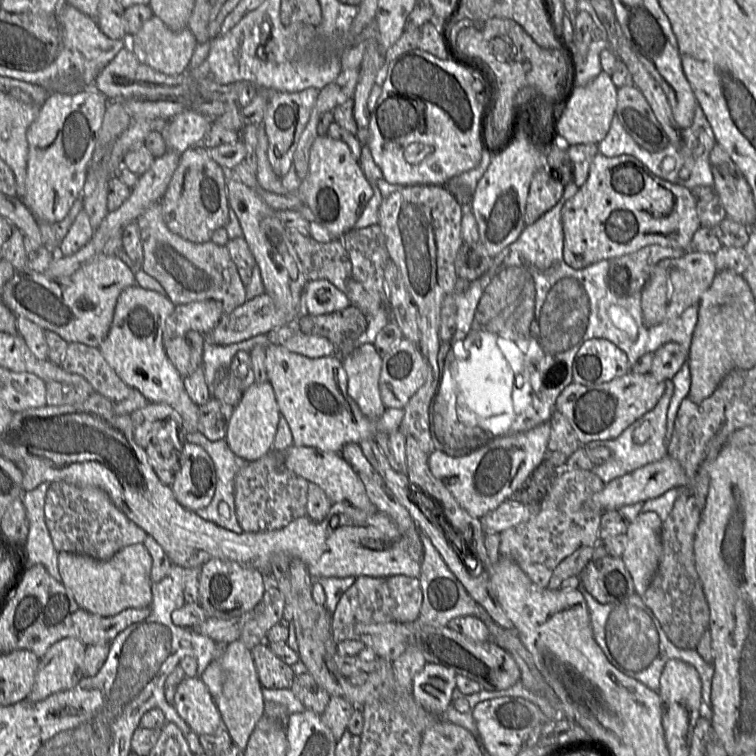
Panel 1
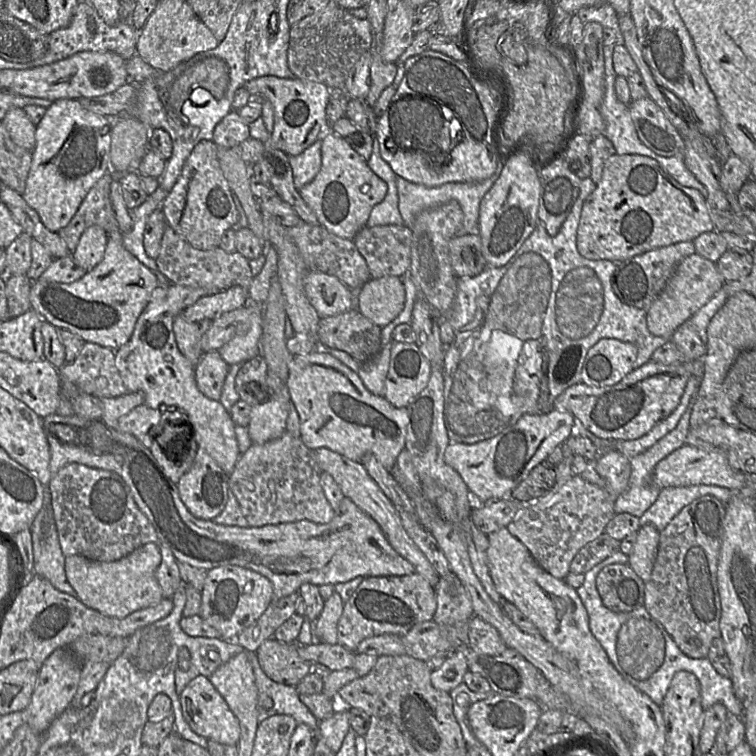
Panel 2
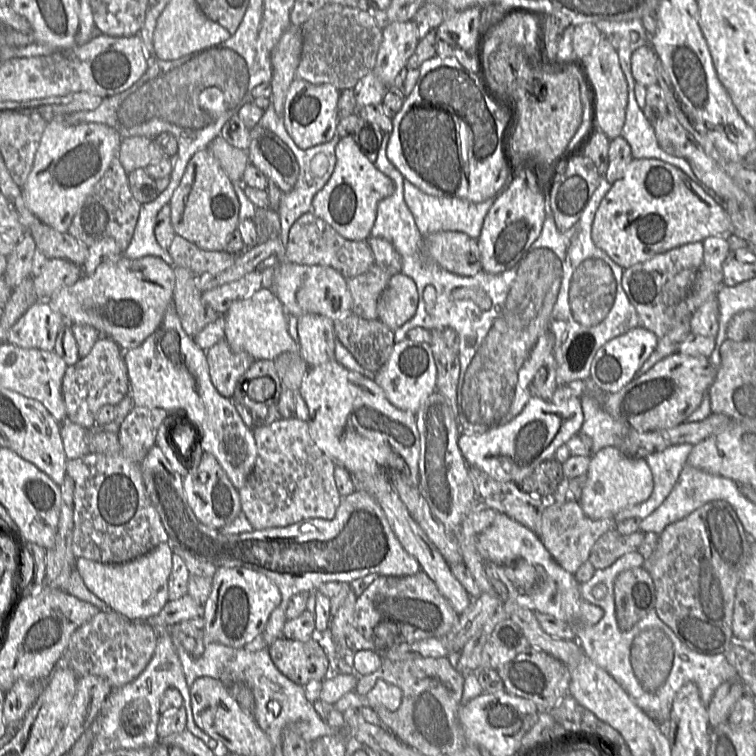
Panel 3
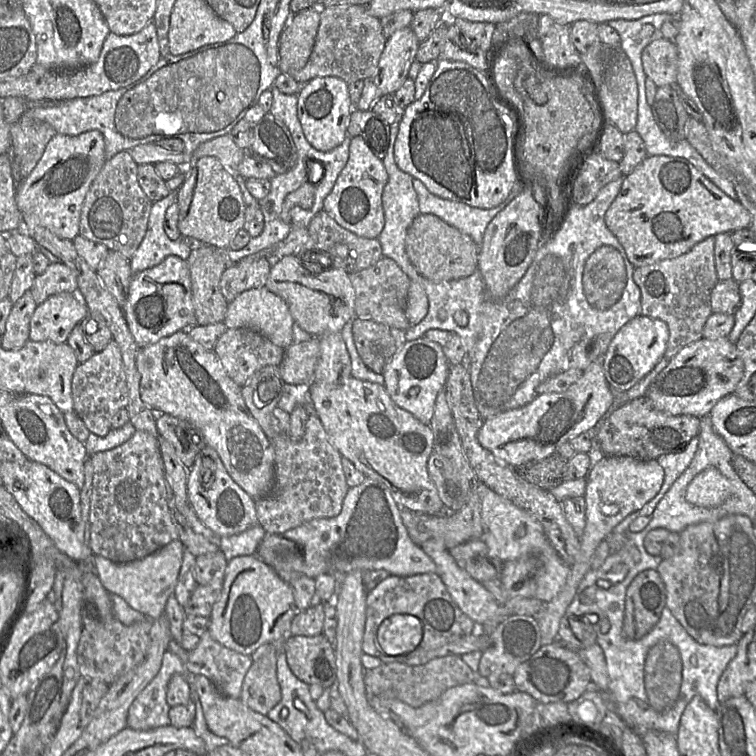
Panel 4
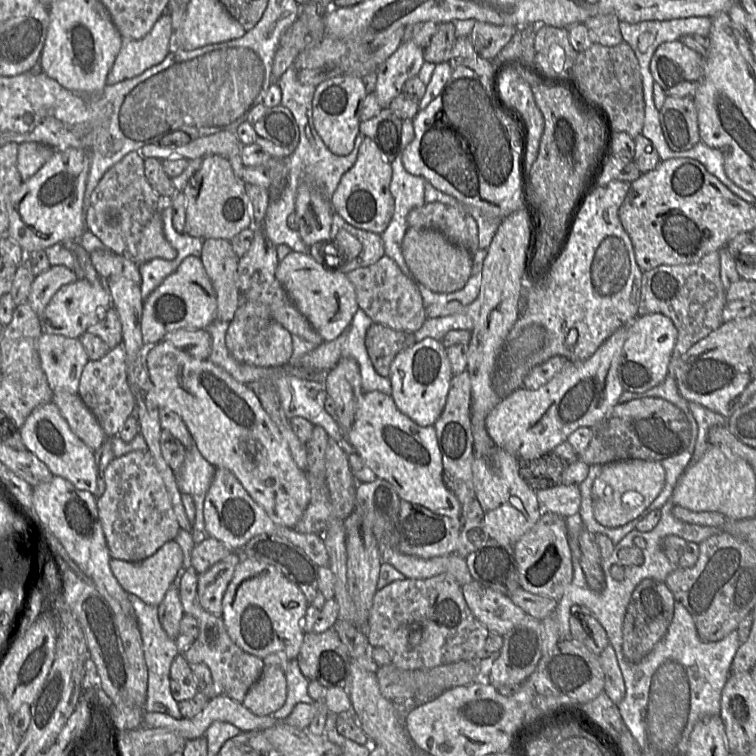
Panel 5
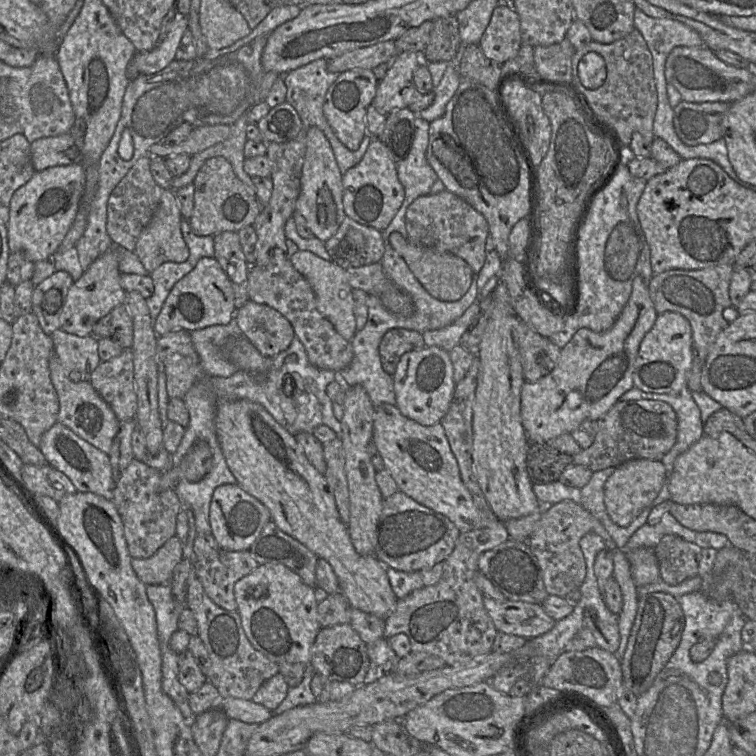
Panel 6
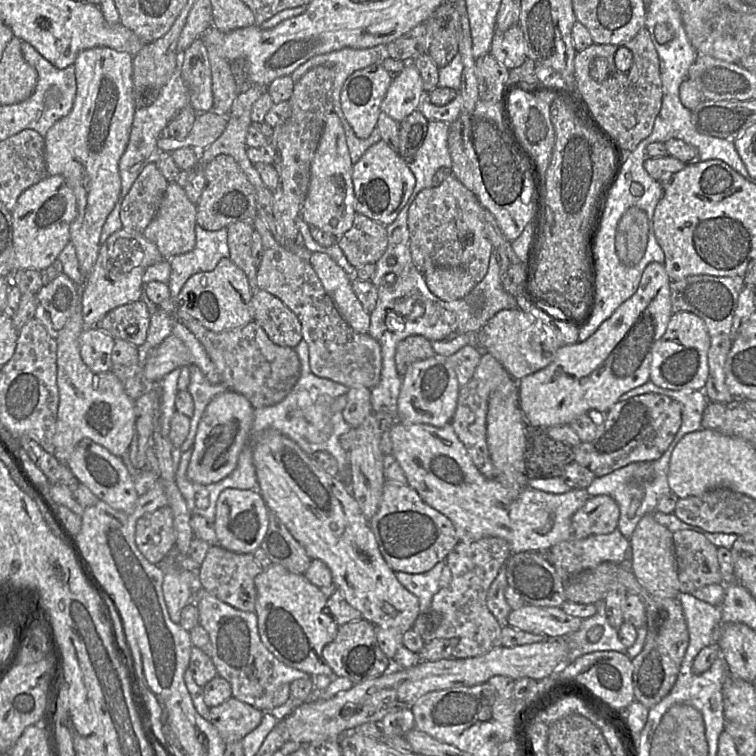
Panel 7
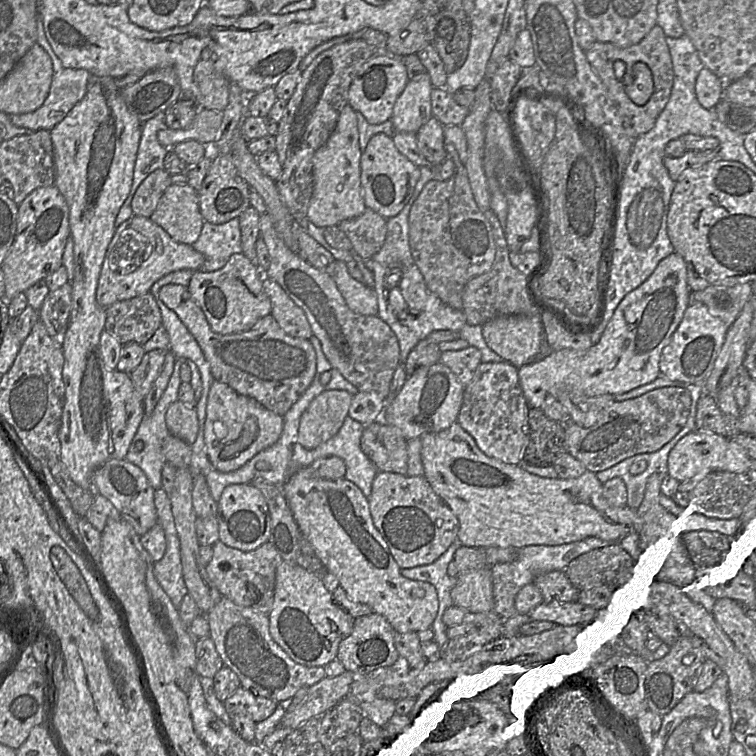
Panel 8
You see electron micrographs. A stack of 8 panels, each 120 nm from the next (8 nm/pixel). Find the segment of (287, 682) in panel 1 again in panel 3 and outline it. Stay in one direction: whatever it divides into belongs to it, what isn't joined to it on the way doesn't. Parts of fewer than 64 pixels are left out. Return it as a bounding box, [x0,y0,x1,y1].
[267,636,330,686]

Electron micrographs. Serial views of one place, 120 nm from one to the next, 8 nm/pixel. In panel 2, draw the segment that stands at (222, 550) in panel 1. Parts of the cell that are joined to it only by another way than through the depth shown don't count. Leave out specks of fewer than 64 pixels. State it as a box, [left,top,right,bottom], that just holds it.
[43,413,415,599]

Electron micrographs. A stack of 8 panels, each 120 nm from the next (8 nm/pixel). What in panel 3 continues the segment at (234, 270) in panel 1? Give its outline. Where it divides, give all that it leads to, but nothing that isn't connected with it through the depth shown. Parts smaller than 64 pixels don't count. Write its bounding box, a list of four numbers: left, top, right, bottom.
[167,235,237,275]

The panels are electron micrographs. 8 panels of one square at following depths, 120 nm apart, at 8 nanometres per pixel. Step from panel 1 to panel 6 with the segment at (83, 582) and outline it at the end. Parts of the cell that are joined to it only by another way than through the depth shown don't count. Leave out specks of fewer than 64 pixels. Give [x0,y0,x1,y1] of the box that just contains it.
[131,536,183,585]

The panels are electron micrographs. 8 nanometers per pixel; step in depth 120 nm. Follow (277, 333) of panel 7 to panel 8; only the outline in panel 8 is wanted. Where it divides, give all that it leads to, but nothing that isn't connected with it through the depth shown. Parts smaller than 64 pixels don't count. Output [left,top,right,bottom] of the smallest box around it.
[263,278,313,339]

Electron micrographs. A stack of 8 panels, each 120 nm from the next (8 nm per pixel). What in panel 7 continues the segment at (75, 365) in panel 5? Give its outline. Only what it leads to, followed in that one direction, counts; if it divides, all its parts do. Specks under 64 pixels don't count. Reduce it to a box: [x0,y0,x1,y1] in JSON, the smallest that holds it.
[80,327,115,373]

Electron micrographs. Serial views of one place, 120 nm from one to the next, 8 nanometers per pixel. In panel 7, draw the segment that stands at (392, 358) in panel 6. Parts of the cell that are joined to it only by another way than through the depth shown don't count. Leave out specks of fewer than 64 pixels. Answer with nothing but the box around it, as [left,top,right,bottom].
[395,335,436,377]

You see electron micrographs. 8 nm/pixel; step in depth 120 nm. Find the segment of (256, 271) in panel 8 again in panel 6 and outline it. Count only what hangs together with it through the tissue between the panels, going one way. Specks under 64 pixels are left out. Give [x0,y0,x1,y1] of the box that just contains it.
[153,257,236,336]

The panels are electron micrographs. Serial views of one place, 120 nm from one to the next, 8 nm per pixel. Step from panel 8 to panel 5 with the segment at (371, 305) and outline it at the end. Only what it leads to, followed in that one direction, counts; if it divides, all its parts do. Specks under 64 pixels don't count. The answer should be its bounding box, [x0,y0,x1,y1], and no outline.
[275,251,358,341]

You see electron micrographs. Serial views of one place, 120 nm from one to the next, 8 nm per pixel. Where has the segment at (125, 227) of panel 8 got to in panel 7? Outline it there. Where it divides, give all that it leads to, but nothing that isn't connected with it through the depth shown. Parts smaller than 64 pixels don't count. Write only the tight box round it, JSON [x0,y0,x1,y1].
[82,228,166,330]

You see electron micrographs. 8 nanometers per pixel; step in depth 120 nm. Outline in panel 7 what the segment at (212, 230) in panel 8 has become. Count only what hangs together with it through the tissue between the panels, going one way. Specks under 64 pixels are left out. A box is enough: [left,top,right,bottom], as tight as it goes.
[167,225,229,300]

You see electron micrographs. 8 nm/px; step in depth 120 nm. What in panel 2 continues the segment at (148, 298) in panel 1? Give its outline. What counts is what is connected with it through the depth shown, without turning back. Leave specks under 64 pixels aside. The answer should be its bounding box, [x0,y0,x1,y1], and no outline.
[115,283,241,475]

